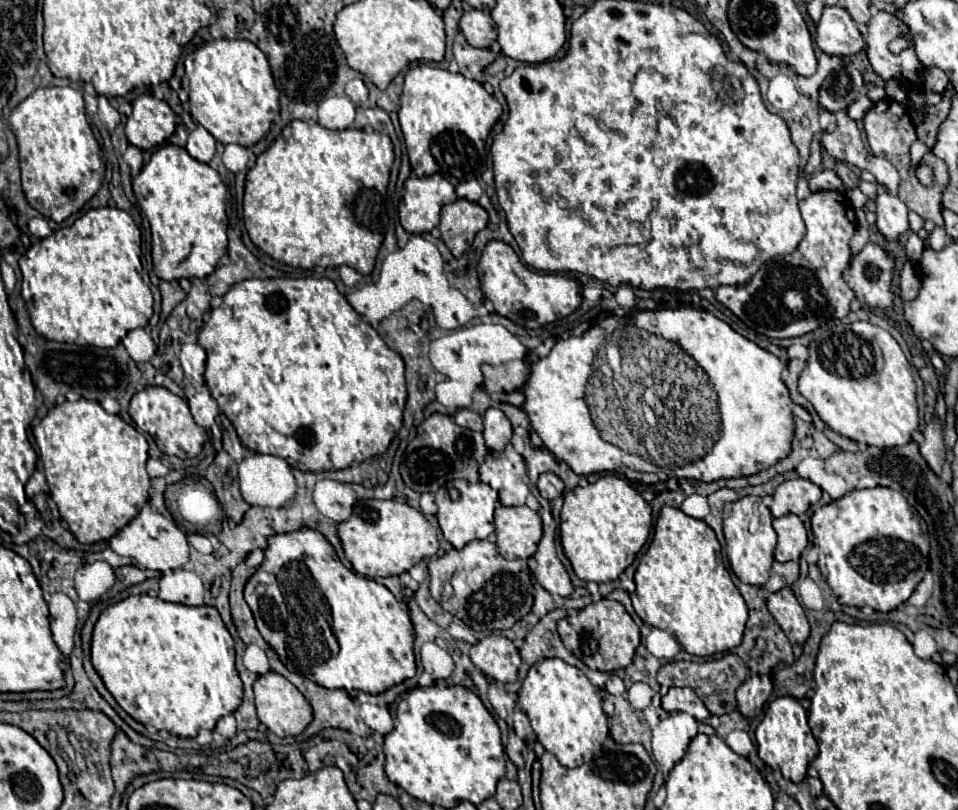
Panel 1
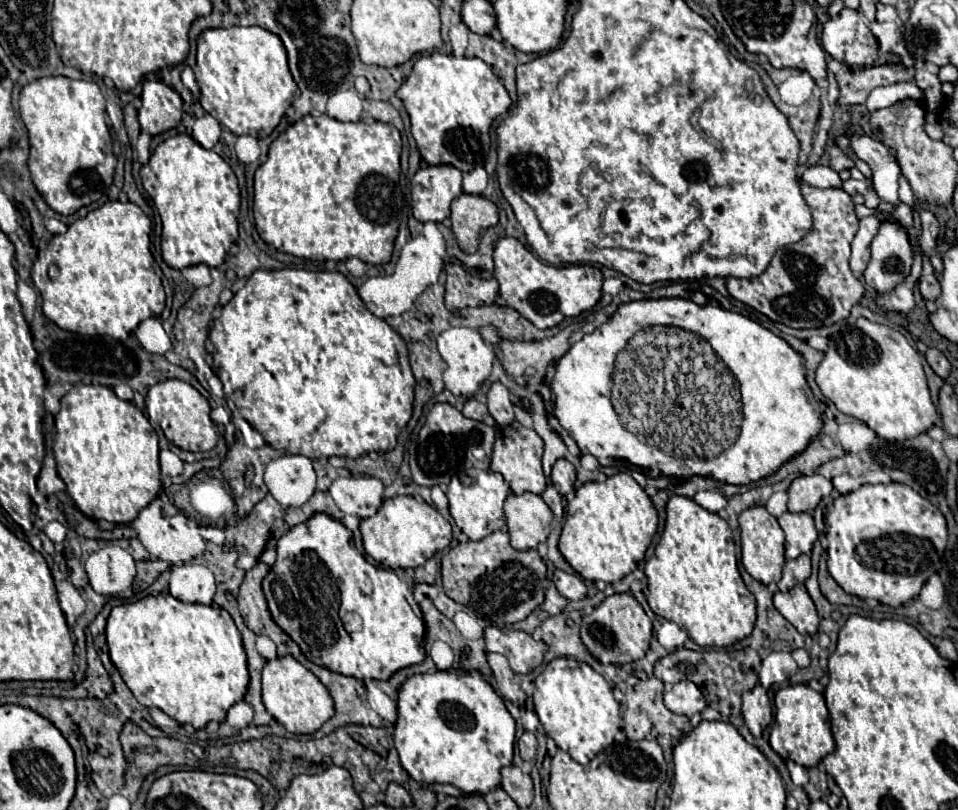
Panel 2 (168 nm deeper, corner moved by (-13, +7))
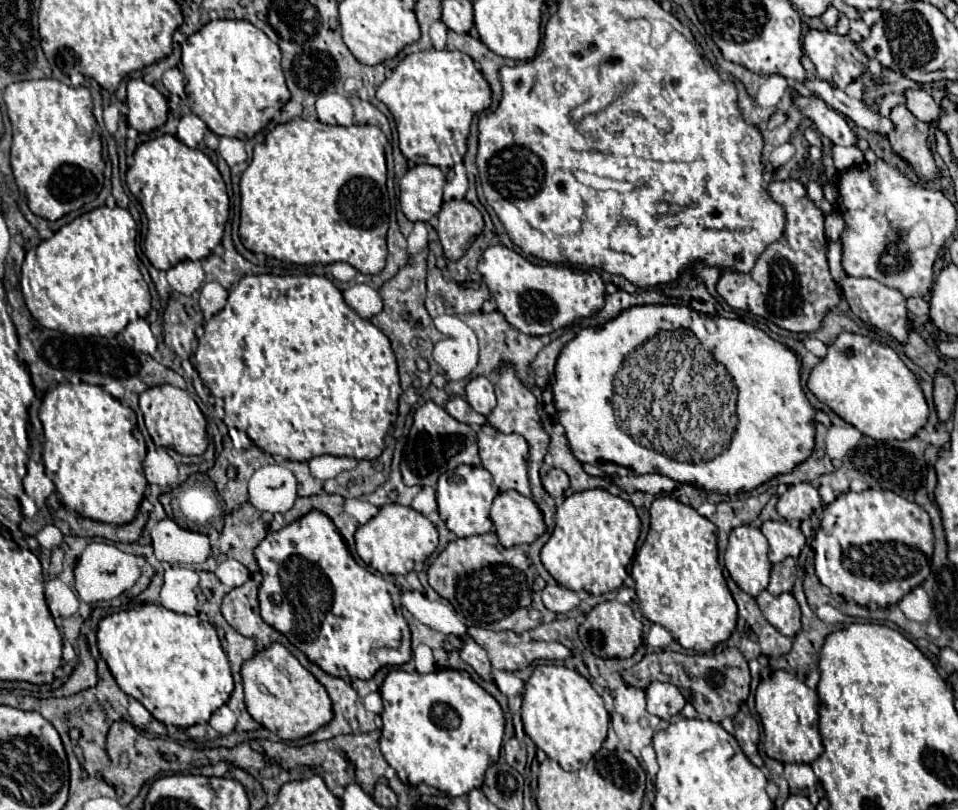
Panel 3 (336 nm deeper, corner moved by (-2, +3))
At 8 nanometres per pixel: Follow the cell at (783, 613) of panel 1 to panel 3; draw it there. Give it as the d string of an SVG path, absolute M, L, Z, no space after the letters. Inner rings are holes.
M762 592L756 598L764 618L784 636L792 638L800 630L800 606L796 598L790 592L784 592L780 596L772 596L770 592Z

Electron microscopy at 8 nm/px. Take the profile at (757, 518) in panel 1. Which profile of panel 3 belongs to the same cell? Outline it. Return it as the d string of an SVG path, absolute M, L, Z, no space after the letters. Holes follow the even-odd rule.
M738 526L730 534L724 564L730 578L750 596L758 596L768 586L770 560L766 556L768 540L754 526Z

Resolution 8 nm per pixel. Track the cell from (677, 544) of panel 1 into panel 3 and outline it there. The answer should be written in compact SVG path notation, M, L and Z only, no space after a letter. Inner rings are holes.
M660 496L650 506L650 532L636 551L630 570L635 582L635 591L640 600L640 612L654 624L660 624L672 632L672 638L688 650L706 652L718 642L730 638L736 628L736 602L728 592L716 548L716 526L700 516L692 506L686 506L672 496Z

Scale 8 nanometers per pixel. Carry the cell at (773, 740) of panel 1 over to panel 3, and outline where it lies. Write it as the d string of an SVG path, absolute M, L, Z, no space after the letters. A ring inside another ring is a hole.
M776 670L756 688L756 712L764 728L764 752L778 762L814 762L822 754L818 732L818 694L796 676Z

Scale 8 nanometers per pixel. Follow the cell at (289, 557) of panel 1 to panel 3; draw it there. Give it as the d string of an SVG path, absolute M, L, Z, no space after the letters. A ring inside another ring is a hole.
M312 510L286 528L268 532L256 546L254 556L264 578L258 594L264 622L280 630L308 660L324 668L324 672L340 678L370 680L382 666L400 666L412 659L411 632L401 613L400 589L382 576L374 576L354 560L338 528L326 514Z

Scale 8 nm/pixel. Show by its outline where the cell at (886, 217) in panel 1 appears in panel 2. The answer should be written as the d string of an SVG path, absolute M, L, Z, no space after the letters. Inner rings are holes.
M851 126L847 136L851 138L851 148L855 150L857 158L865 160L869 168L873 170L871 182L881 202L887 202L893 208L897 208L901 204L899 194L897 194L901 168L897 160L889 154L889 148L871 136L865 136L857 126Z

